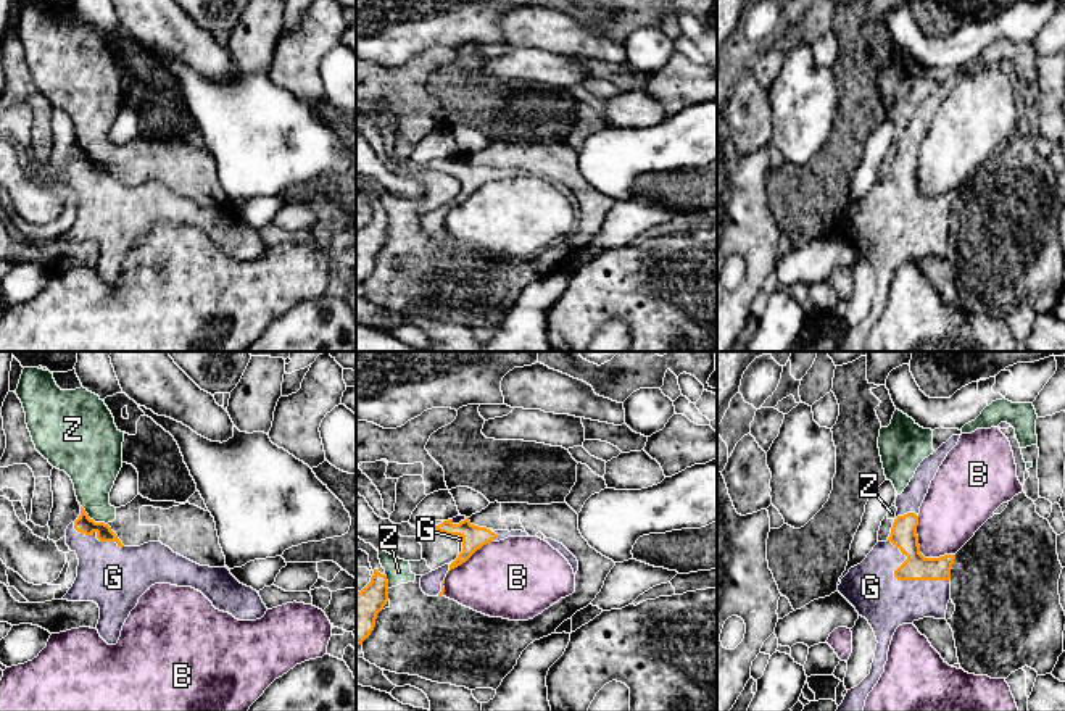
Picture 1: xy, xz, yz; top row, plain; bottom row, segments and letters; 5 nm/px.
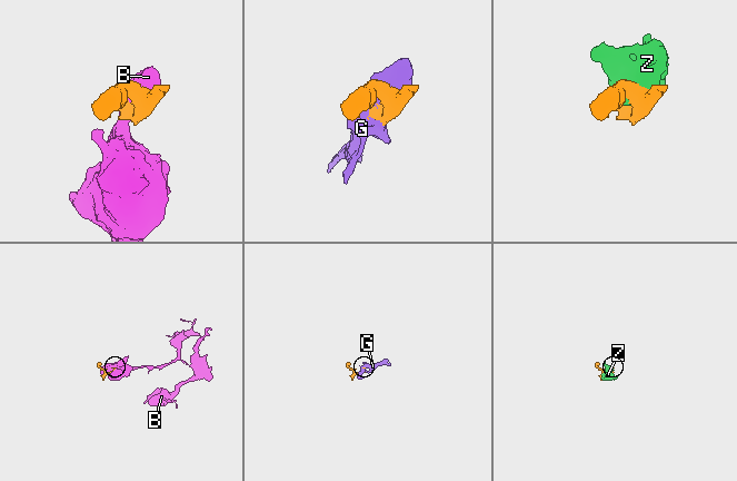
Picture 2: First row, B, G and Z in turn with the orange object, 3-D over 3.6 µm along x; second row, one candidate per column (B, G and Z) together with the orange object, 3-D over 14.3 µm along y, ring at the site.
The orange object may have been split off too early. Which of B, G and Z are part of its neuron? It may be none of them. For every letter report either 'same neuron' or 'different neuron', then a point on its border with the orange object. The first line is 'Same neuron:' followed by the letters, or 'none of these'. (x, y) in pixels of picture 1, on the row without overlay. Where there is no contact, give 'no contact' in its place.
Same neuron: G
B: different neuron; contact yz (919, 191)
G: same neuron; contact yz (903, 218)
Z: different neuron; contact xy (89, 157)

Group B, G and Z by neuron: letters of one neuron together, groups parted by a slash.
B / G / Z

